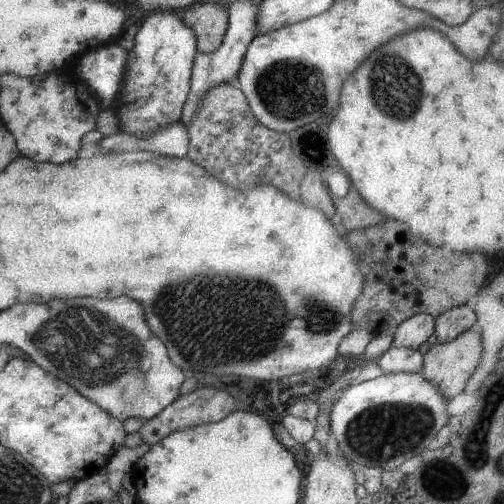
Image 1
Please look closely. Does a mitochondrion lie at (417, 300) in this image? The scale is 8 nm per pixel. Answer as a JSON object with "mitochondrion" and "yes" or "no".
{"mitochondrion":"no"}

